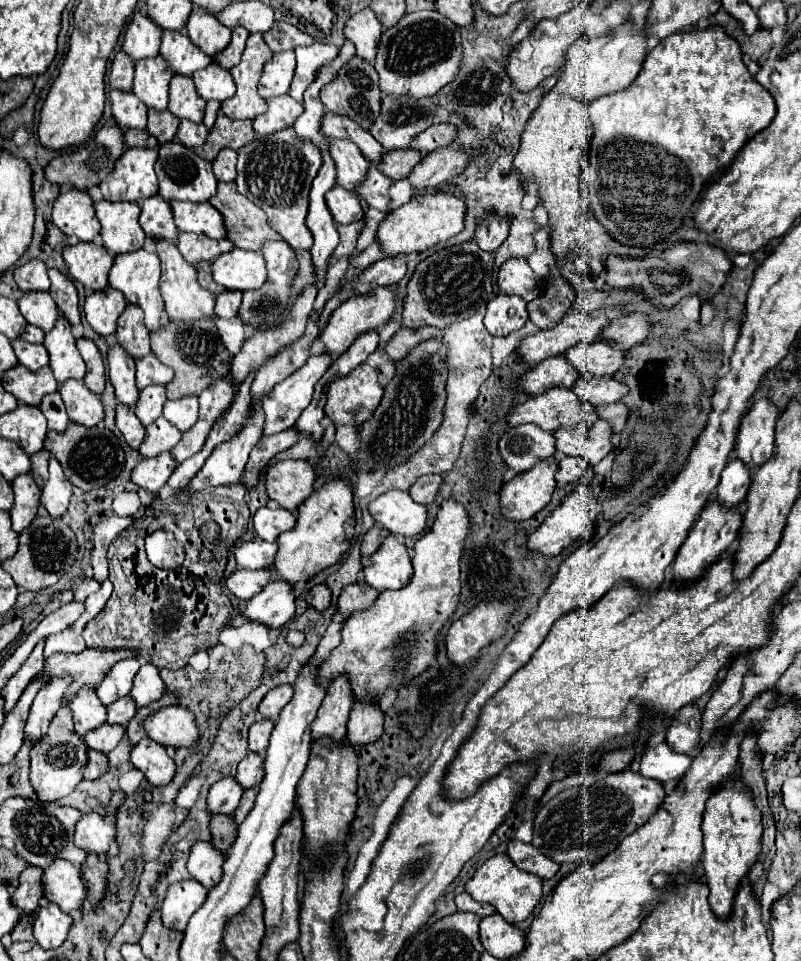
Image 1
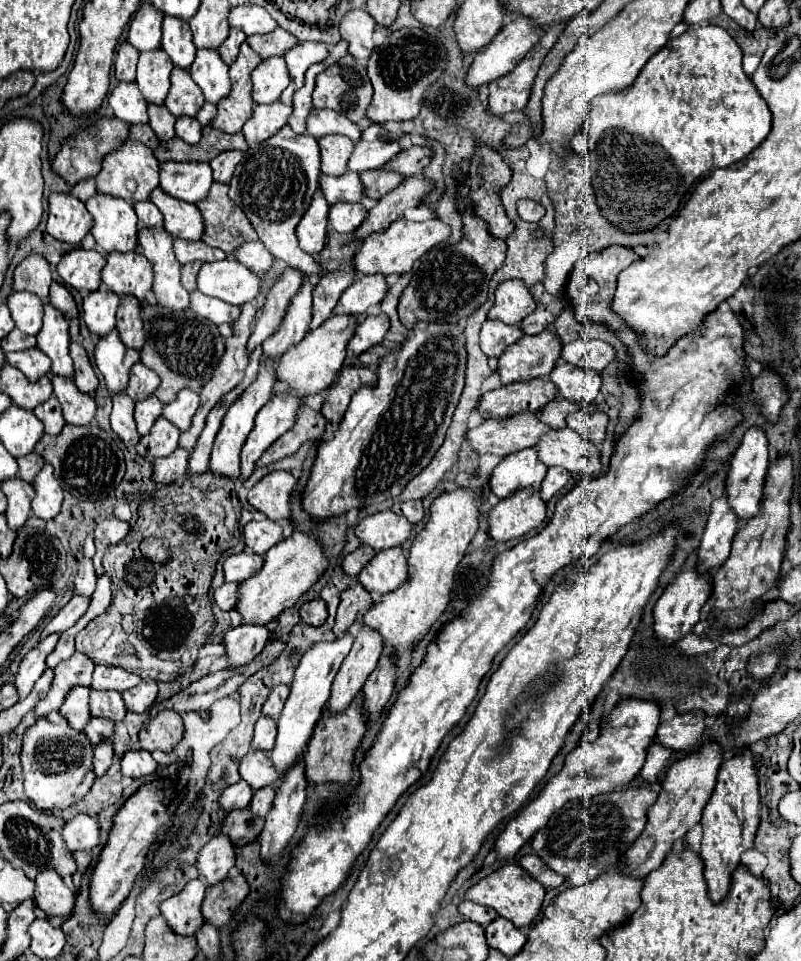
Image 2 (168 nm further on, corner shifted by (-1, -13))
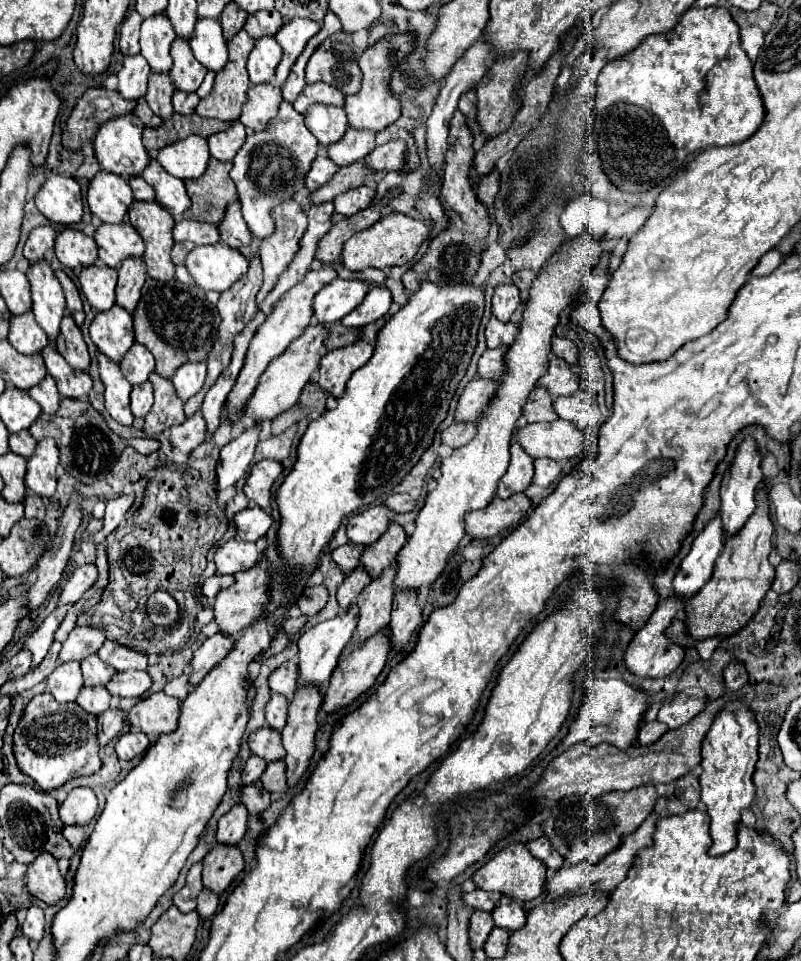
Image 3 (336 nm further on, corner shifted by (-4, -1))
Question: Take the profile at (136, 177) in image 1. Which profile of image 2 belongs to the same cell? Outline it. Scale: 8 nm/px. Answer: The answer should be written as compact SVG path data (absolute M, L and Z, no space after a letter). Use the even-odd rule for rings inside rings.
M125 141L125 145L103 159L103 169L95 177L97 191L125 201L149 201L151 191L159 187L159 161L153 151L139 141Z

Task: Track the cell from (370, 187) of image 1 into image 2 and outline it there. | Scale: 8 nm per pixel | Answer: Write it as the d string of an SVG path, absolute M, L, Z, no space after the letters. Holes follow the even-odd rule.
M345 173L345 177L325 177L321 175L321 191L327 201L333 205L335 201L361 203L365 197L365 185L359 173Z

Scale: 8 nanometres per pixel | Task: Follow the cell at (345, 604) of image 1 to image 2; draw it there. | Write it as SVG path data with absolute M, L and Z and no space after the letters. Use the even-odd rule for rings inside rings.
M355 583L349 589L345 589L341 593L341 603L339 603L339 609L337 609L337 621L335 621L335 627L333 627L335 635L347 631L355 623L355 619L361 613L365 613L371 605L373 605L371 595L363 589L361 583Z

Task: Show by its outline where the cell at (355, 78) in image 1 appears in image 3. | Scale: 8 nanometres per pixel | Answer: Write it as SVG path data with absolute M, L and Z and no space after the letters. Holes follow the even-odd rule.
M338 31L334 35L330 35L328 39L324 39L316 51L312 53L312 57L308 59L306 65L306 83L316 83L316 81L324 81L328 85L338 87L344 95L352 95L360 89L360 67L356 65L356 61L360 59L360 49L352 43L352 35L346 31Z

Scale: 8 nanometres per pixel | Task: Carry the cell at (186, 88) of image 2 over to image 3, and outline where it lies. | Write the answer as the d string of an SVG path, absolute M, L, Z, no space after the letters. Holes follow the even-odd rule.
M176 37L172 41L170 53L174 59L174 65L170 69L170 77L174 81L174 87L180 91L196 91L206 75L206 69L192 55L188 41L182 37Z

